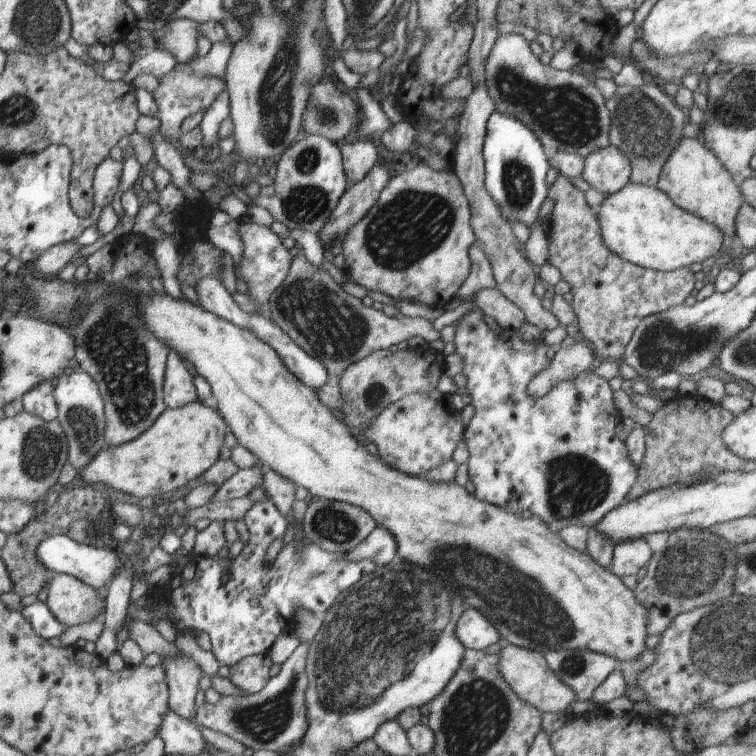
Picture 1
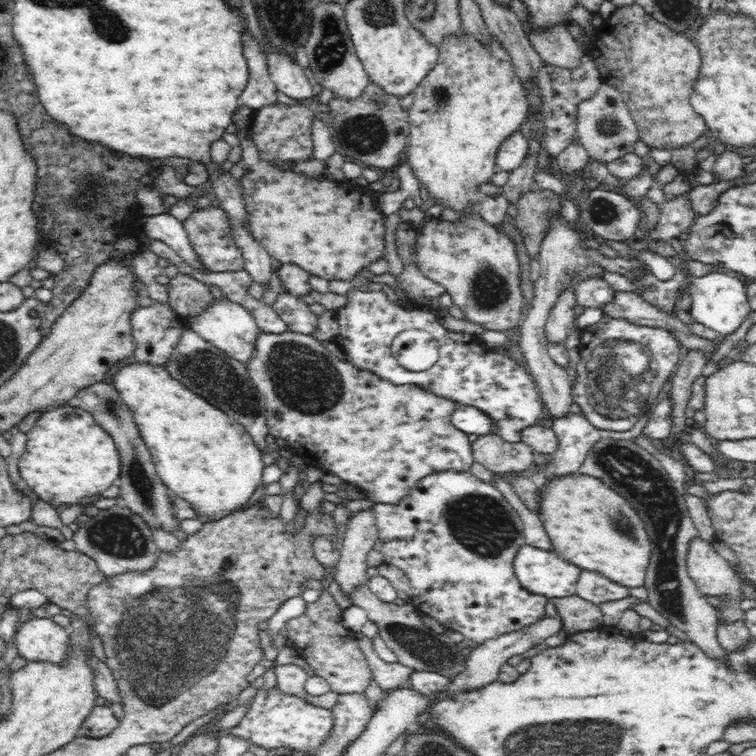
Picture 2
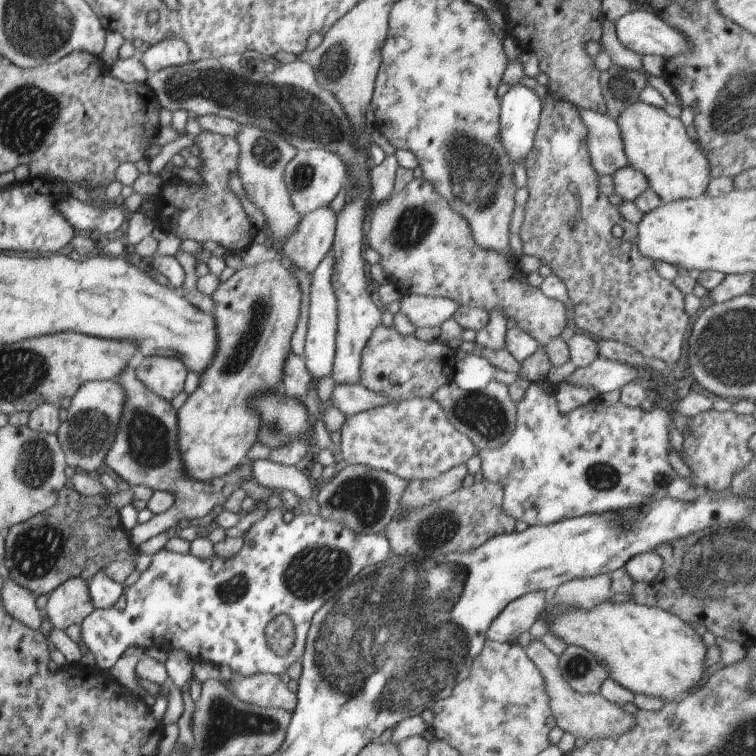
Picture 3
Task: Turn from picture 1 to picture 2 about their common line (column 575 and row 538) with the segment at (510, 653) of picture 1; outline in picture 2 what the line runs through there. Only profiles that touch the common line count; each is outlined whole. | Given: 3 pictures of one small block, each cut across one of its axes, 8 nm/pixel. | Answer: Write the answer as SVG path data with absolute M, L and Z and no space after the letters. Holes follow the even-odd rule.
M694 538L690 541L688 556L686 558L688 577L694 581L700 593L704 595L724 595L729 604L720 608L722 618L729 622L744 618L740 609L741 582L737 578L733 566L727 560L718 555L712 544Z

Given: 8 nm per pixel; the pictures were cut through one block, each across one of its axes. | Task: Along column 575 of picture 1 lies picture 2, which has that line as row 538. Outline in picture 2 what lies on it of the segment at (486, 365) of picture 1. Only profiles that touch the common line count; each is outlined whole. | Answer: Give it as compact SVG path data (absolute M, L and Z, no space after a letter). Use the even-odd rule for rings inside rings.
M442 471L425 476L407 492L398 504L376 502L371 509L376 519L379 538L375 550L384 557L384 563L402 570L412 584L412 606L422 615L438 621L446 630L448 612L466 612L456 630L470 638L475 646L494 637L520 630L546 618L548 599L526 591L517 580L513 566L518 550L526 545L523 522L513 507L493 483L484 482L468 472Z

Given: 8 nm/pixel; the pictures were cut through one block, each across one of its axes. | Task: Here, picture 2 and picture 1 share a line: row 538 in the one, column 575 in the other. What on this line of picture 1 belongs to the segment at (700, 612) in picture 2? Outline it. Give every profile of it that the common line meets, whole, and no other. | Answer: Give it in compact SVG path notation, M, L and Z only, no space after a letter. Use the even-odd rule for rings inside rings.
M550 650L544 656L547 666L580 701L591 700L596 688L619 666L612 656L590 650Z

